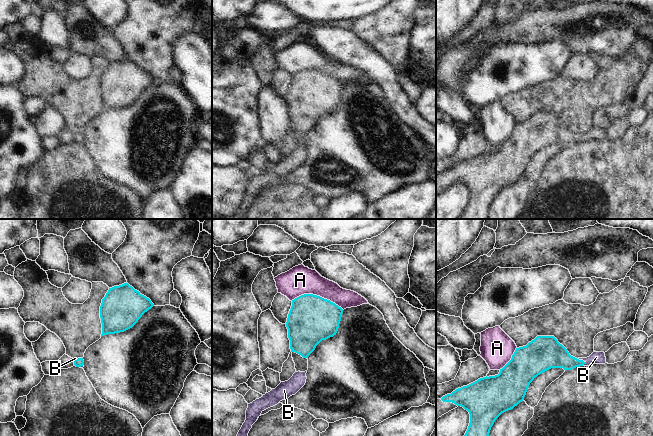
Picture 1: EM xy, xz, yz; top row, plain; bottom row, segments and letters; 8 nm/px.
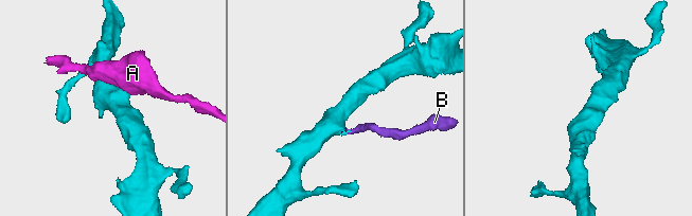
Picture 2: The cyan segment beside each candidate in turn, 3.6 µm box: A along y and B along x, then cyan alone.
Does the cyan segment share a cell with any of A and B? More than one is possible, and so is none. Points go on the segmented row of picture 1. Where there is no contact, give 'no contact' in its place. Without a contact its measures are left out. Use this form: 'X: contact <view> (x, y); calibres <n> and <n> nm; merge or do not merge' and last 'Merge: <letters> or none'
A: contact xz (316, 295); calibres 380 and 240 nm; do not merge
B: contact yz (582, 360); calibres 220 and 100 nm; merge
Merge: B

